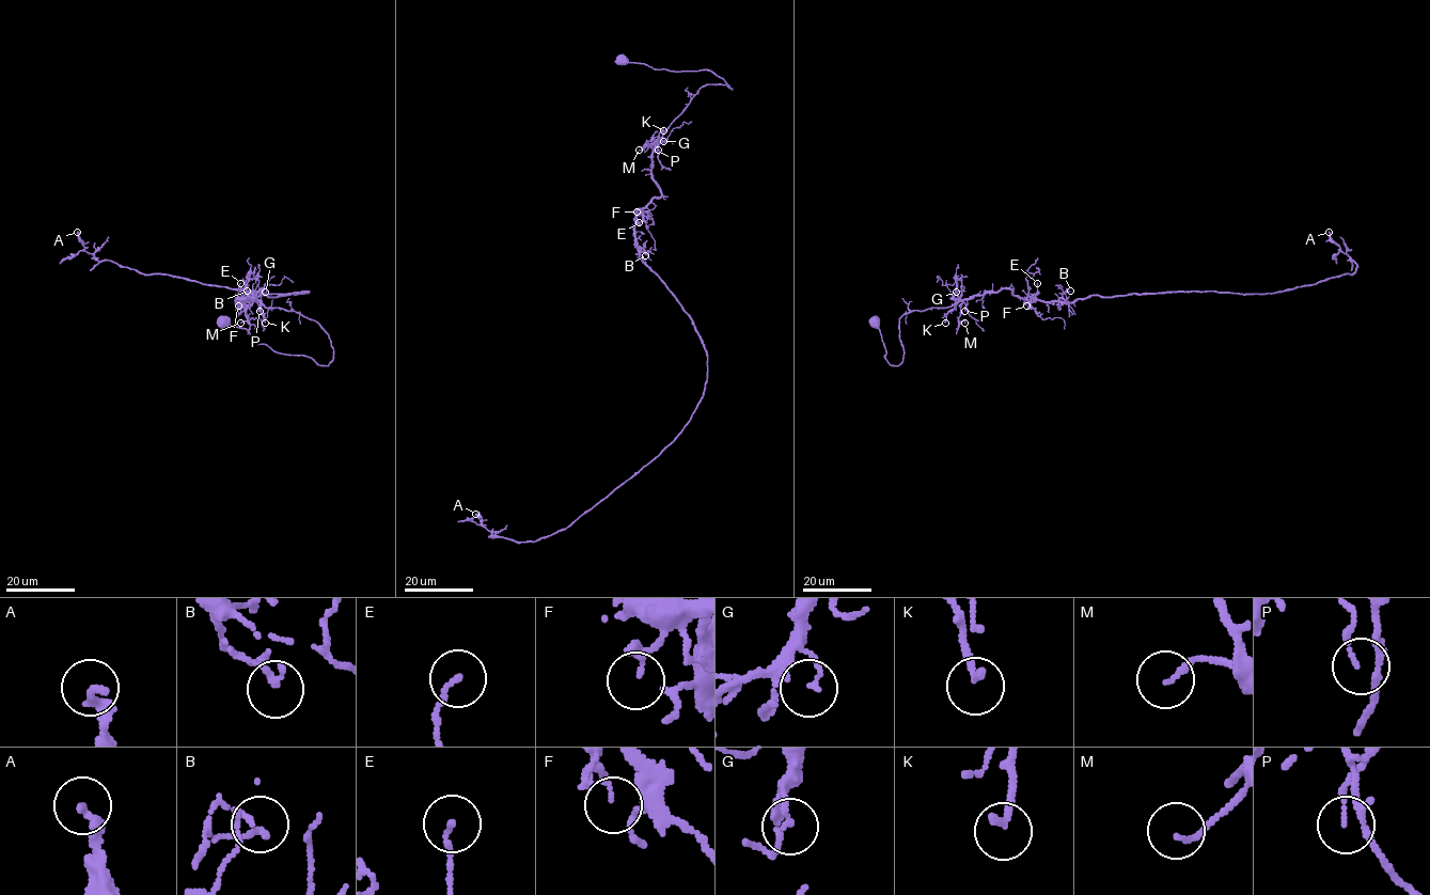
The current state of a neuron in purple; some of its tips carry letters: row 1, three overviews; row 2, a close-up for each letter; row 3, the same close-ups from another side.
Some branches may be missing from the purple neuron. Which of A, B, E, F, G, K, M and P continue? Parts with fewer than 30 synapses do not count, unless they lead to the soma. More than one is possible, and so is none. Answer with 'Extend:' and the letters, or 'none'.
Extend: none

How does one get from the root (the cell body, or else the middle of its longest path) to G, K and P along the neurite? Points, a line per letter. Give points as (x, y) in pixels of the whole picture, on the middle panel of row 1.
G: (663, 282), (642, 260), (634, 229), (637, 212), (661, 194), (653, 178), (651, 154), (655, 143), (663, 141)
K: (663, 282), (642, 260), (634, 229), (637, 212), (661, 194), (653, 178), (651, 154), (663, 130)
P: (663, 282), (642, 260), (634, 229), (637, 212), (661, 194), (651, 174), (651, 155), (658, 150)

